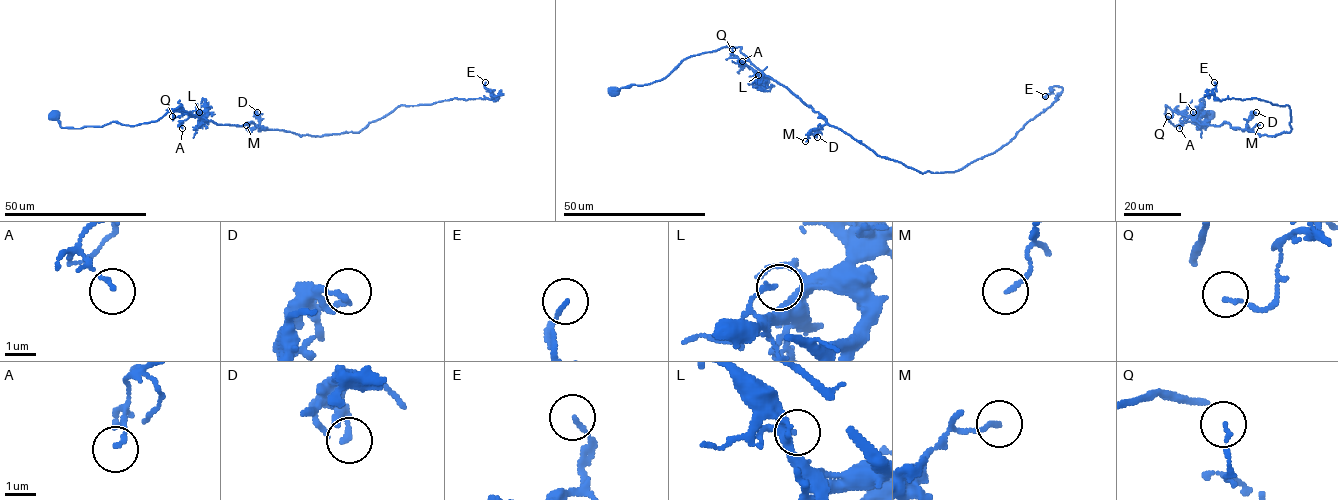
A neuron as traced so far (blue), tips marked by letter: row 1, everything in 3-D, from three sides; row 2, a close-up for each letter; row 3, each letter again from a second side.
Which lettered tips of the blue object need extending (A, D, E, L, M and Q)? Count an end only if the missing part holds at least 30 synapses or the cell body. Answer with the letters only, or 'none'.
none

